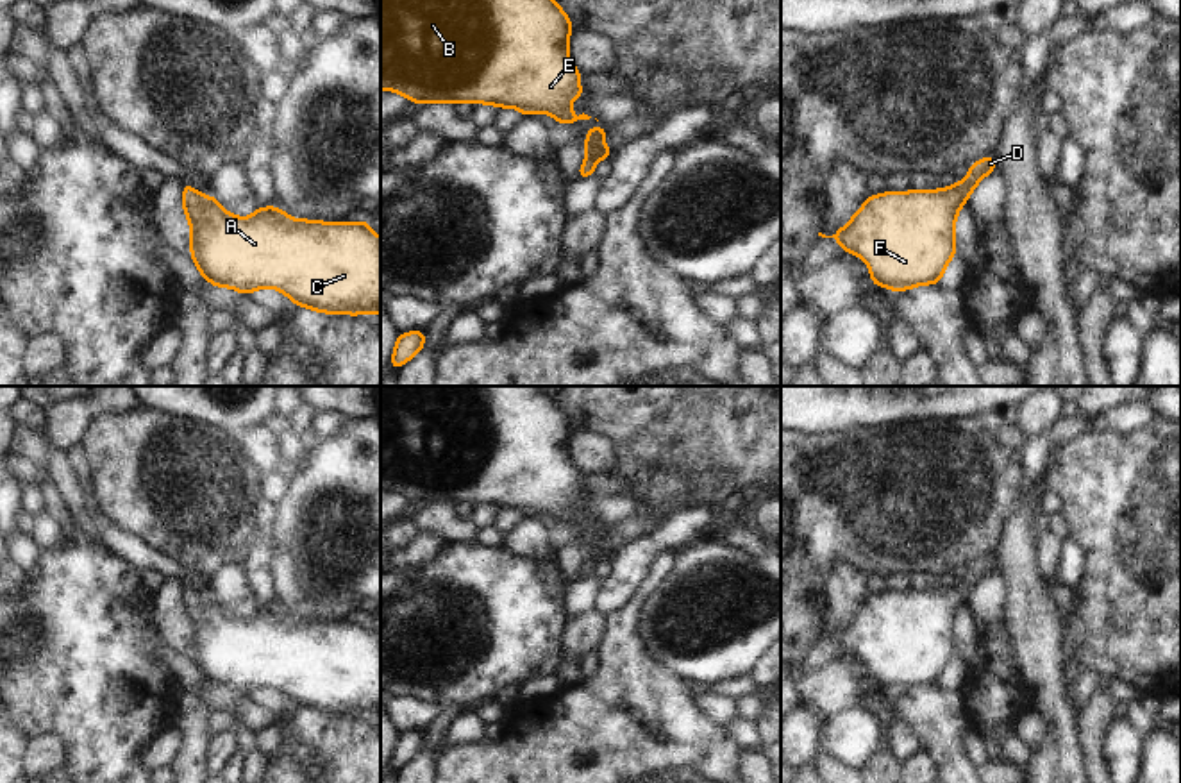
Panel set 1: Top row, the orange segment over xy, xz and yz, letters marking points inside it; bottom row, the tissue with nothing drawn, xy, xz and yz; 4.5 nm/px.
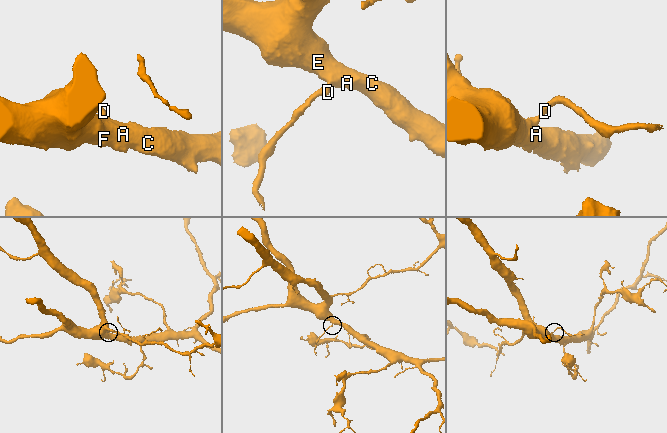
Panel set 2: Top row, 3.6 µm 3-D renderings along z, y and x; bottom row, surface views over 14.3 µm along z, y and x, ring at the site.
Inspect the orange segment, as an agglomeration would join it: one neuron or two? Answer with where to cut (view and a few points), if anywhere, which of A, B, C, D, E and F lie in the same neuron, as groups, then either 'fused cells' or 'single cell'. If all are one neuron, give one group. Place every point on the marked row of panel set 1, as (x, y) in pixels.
cut none; groups A B C D E F; single cell

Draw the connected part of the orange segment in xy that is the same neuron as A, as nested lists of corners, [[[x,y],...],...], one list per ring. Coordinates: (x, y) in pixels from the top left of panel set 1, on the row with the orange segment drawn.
[[[182,182],[182,207],[191,227],[189,250],[202,277],[216,288],[252,293],[275,288],[295,306],[331,315],[381,315],[381,238],[368,222],[297,220],[275,206],[248,218],[227,213],[214,197]]]

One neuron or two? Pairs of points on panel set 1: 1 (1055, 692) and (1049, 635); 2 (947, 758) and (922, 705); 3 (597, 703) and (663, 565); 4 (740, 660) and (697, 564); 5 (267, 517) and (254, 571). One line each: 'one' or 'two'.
1: one
2: one
3: one
4: one
5: one

